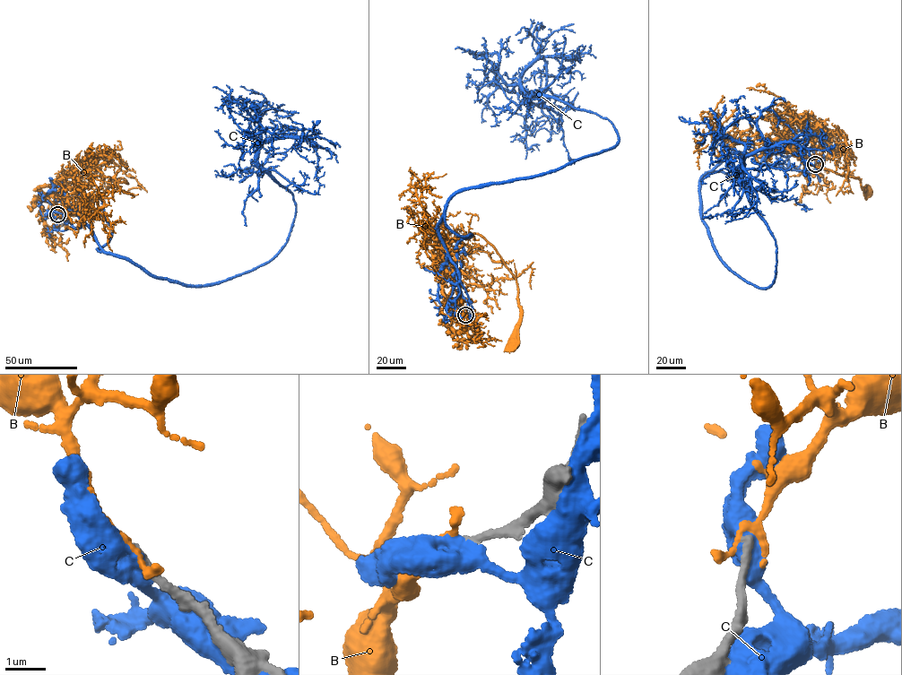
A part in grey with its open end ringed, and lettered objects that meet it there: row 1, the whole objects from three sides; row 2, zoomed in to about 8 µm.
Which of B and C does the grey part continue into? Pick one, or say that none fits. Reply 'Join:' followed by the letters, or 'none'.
Join: none

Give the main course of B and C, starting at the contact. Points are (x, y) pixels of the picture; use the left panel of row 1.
B: (57, 215), (41, 207), (41, 186), (56, 185), (88, 160), (107, 177), (127, 183), (118, 177), (73, 207)
C: (57, 215), (150, 273), (204, 285), (286, 242), (296, 203), (259, 167), (262, 142), (307, 138), (324, 186)

